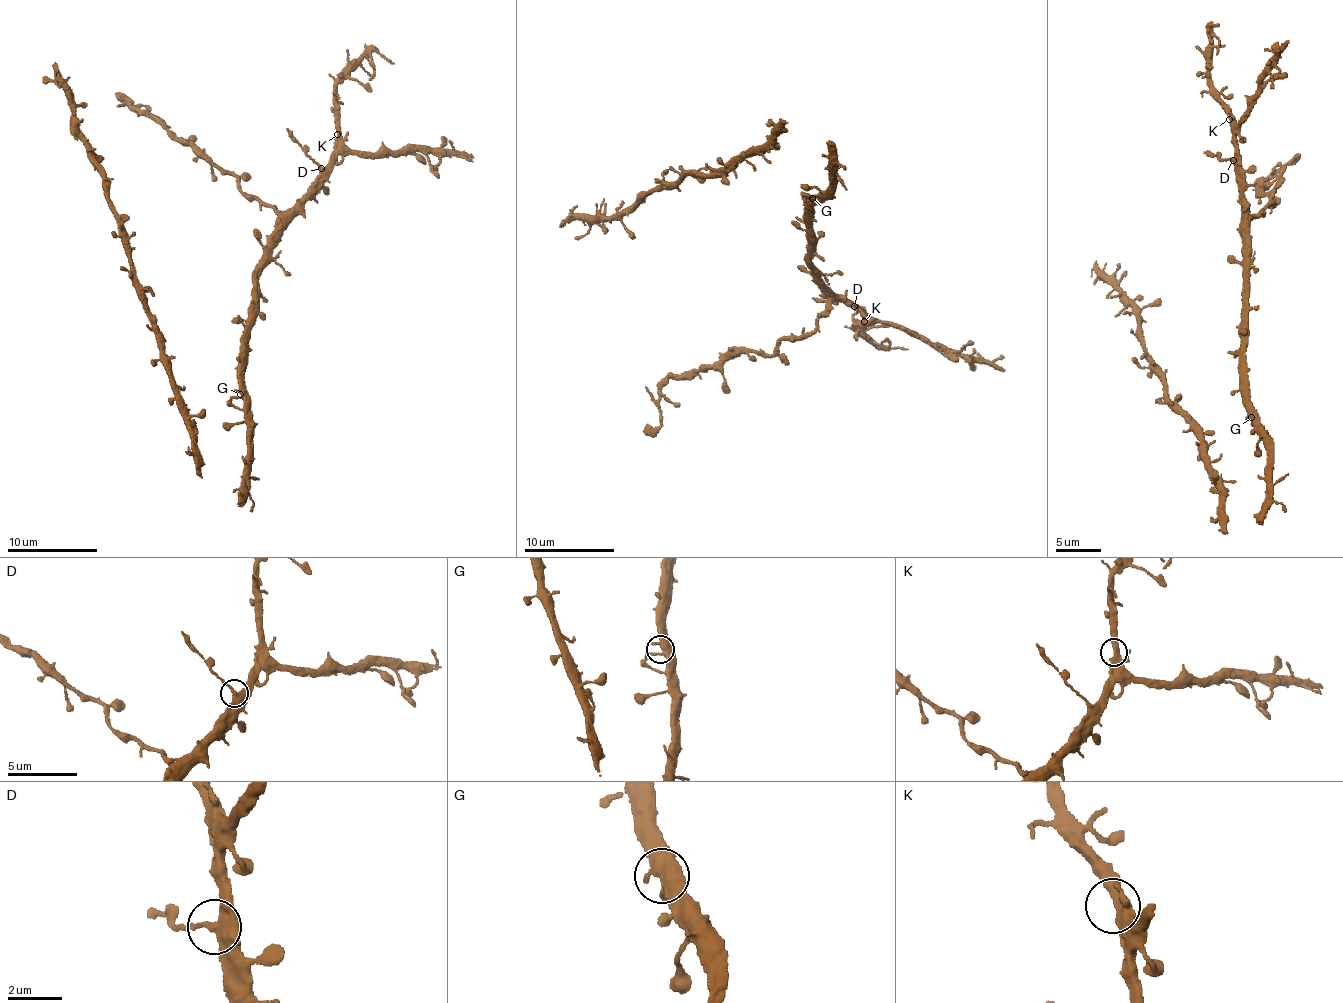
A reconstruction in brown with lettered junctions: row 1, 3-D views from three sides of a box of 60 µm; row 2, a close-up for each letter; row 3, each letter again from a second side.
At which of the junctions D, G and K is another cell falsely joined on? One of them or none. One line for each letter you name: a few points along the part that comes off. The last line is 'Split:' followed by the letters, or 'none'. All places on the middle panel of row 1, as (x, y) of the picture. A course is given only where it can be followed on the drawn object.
D: course (854, 306), (811, 297)
Split: D

